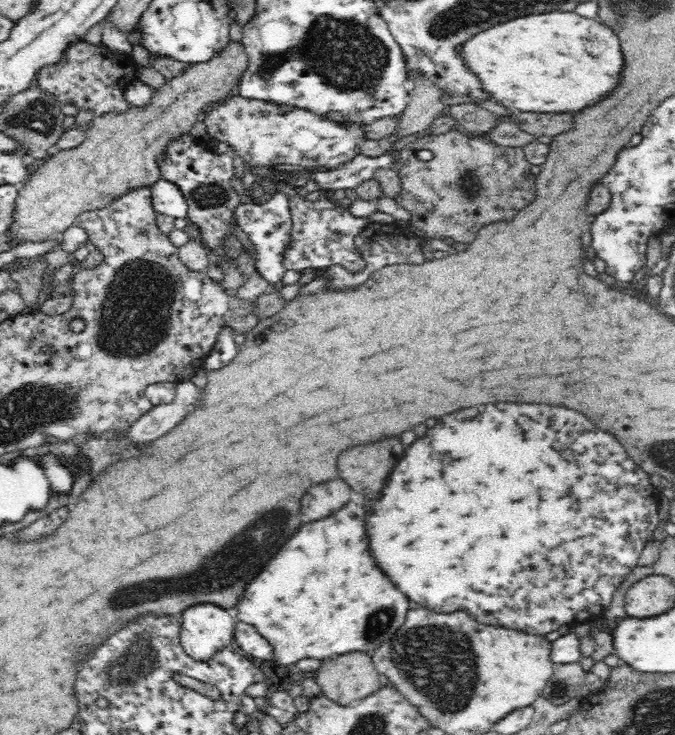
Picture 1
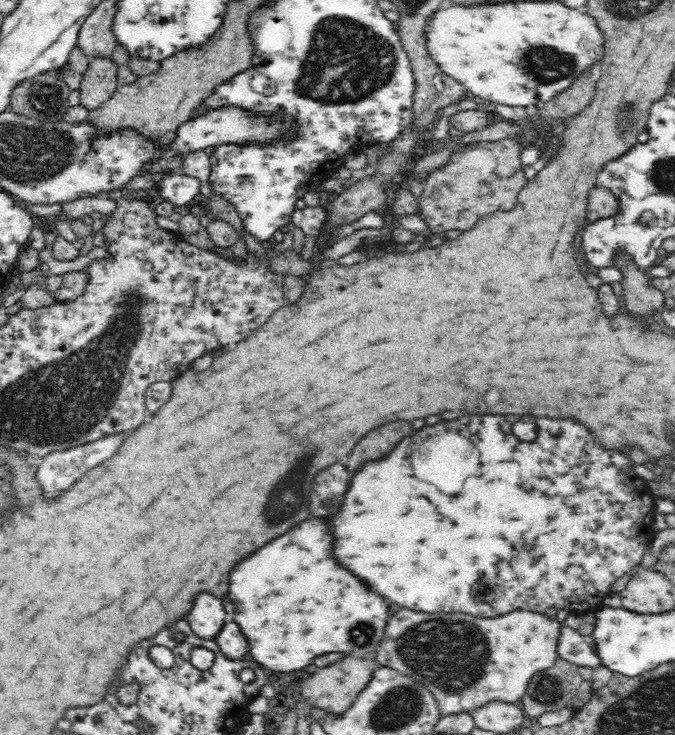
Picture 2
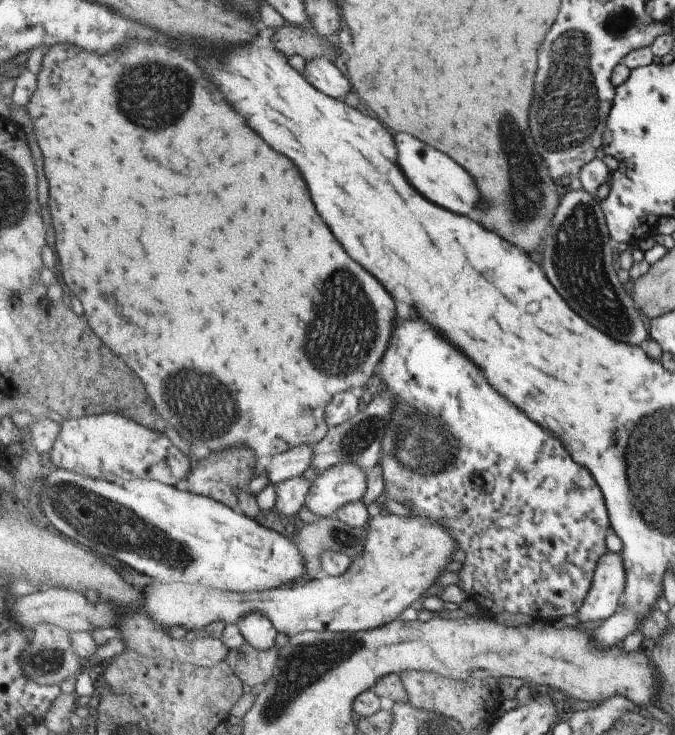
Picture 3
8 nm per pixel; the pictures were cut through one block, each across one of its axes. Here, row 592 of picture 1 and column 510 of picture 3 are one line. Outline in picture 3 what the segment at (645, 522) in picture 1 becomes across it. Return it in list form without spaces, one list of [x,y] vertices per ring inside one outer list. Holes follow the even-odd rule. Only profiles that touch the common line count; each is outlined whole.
[[[399,320],[399,328],[395,332],[395,340],[391,340],[391,348],[380,361],[381,366],[376,374],[381,381],[383,389],[390,390],[396,396],[396,410],[390,426],[386,429],[382,458],[379,464],[383,470],[385,491],[383,493],[383,505],[389,513],[409,516],[419,515],[425,518],[443,523],[458,542],[458,549],[465,552],[463,568],[457,572],[459,583],[467,596],[471,598],[481,609],[489,612],[491,616],[499,612],[528,614],[534,620],[542,620],[554,623],[561,616],[571,616],[581,610],[587,592],[591,590],[596,568],[606,554],[607,530],[611,527],[610,512],[605,506],[602,488],[597,484],[595,477],[588,468],[580,465],[571,458],[571,454],[563,448],[563,444],[551,436],[545,428],[535,424],[525,412],[521,412],[517,406],[513,406],[509,400],[505,400],[481,374],[481,370],[459,350],[455,350],[441,334],[437,334],[429,324],[423,324],[421,320]]]

